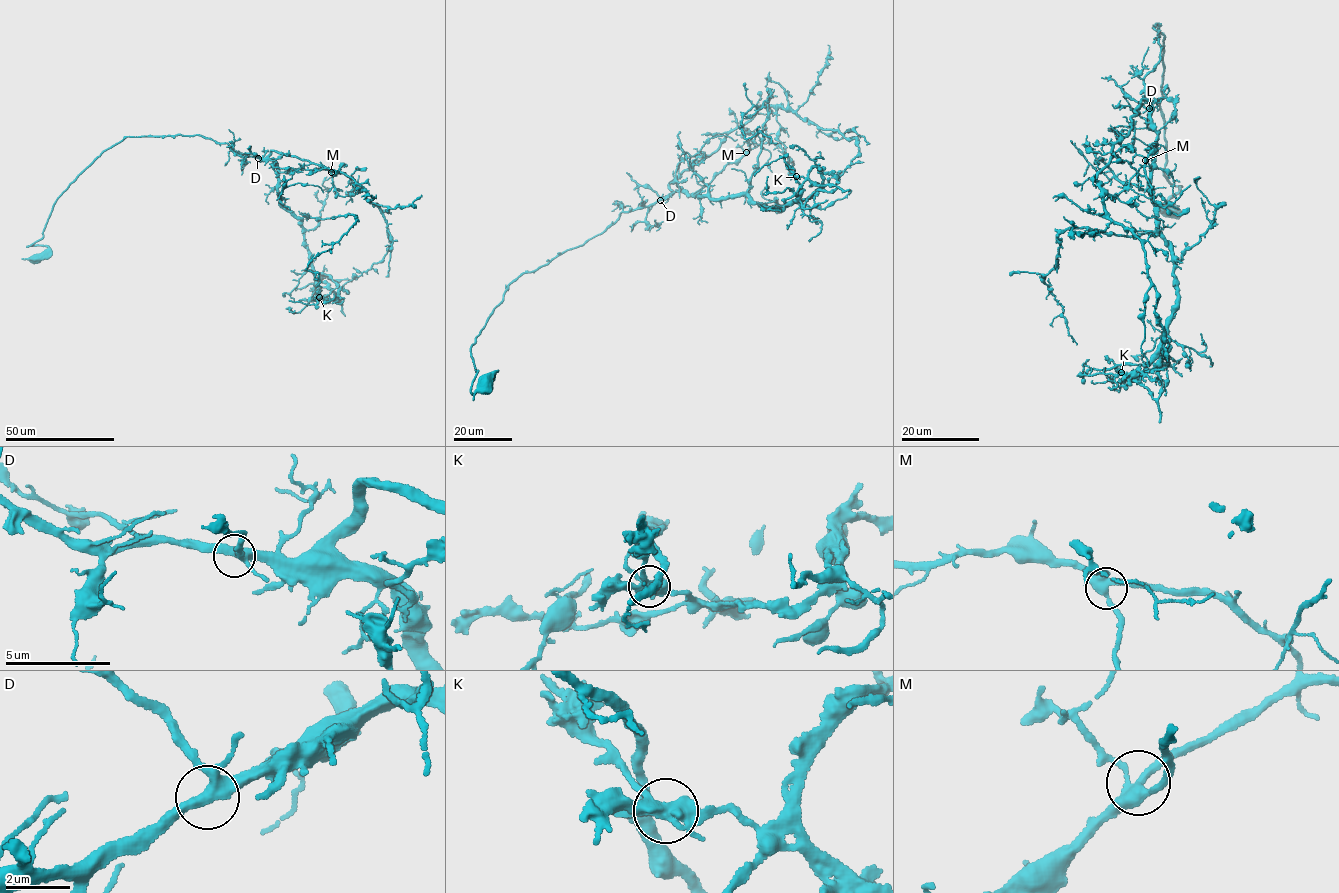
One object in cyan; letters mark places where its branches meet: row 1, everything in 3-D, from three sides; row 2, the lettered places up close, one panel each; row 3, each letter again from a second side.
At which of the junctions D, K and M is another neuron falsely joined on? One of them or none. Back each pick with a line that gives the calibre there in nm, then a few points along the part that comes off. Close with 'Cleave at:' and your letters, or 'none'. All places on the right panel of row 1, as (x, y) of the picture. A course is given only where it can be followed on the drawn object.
K: 400 nm | (1121, 371), (1149, 390), (1152, 397), (1157, 397), (1162, 385), (1156, 372), (1158, 364), (1176, 368)
Cleave at: K

